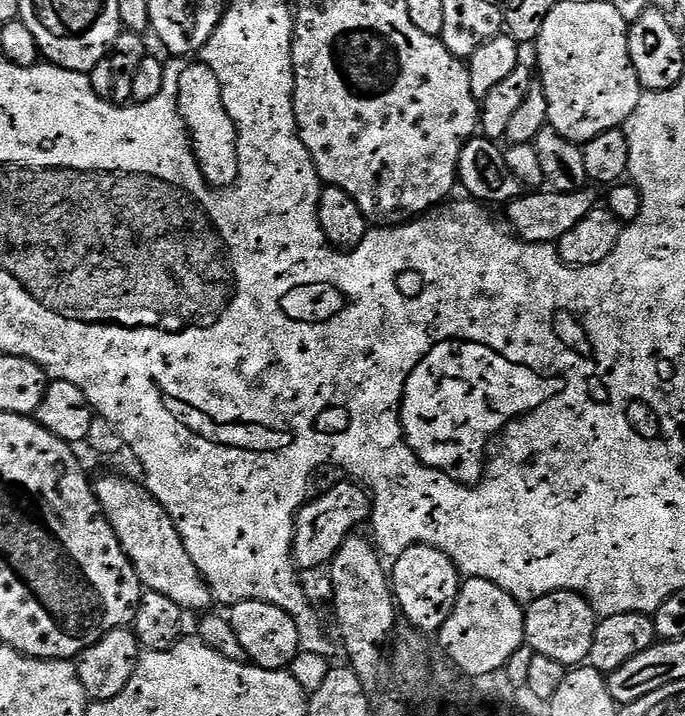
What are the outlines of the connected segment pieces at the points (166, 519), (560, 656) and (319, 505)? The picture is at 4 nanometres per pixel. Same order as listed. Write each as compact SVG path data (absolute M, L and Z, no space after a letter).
M104 476L95 481L96 497L114 530L122 550L132 560L140 576L141 585L149 592L166 594L170 602L189 613L203 613L214 600L214 588L201 576L194 558L186 554L186 546L172 521L172 515L148 493L143 483L124 476Z
M551 592L524 608L524 643L532 647L538 656L554 658L554 662L562 662L565 666L580 666L590 654L597 623L596 611L588 605L587 598L577 592Z
M344 478L341 484L333 486L329 492L324 492L320 497L309 499L303 504L296 514L294 521L296 529L294 534L290 537L290 556L294 561L296 559L295 567L302 568L320 568L327 565L338 554L338 550L347 542L348 537L357 531L359 524L367 525L372 515L372 498L368 495L365 489L361 488L359 484L353 482L351 479Z

